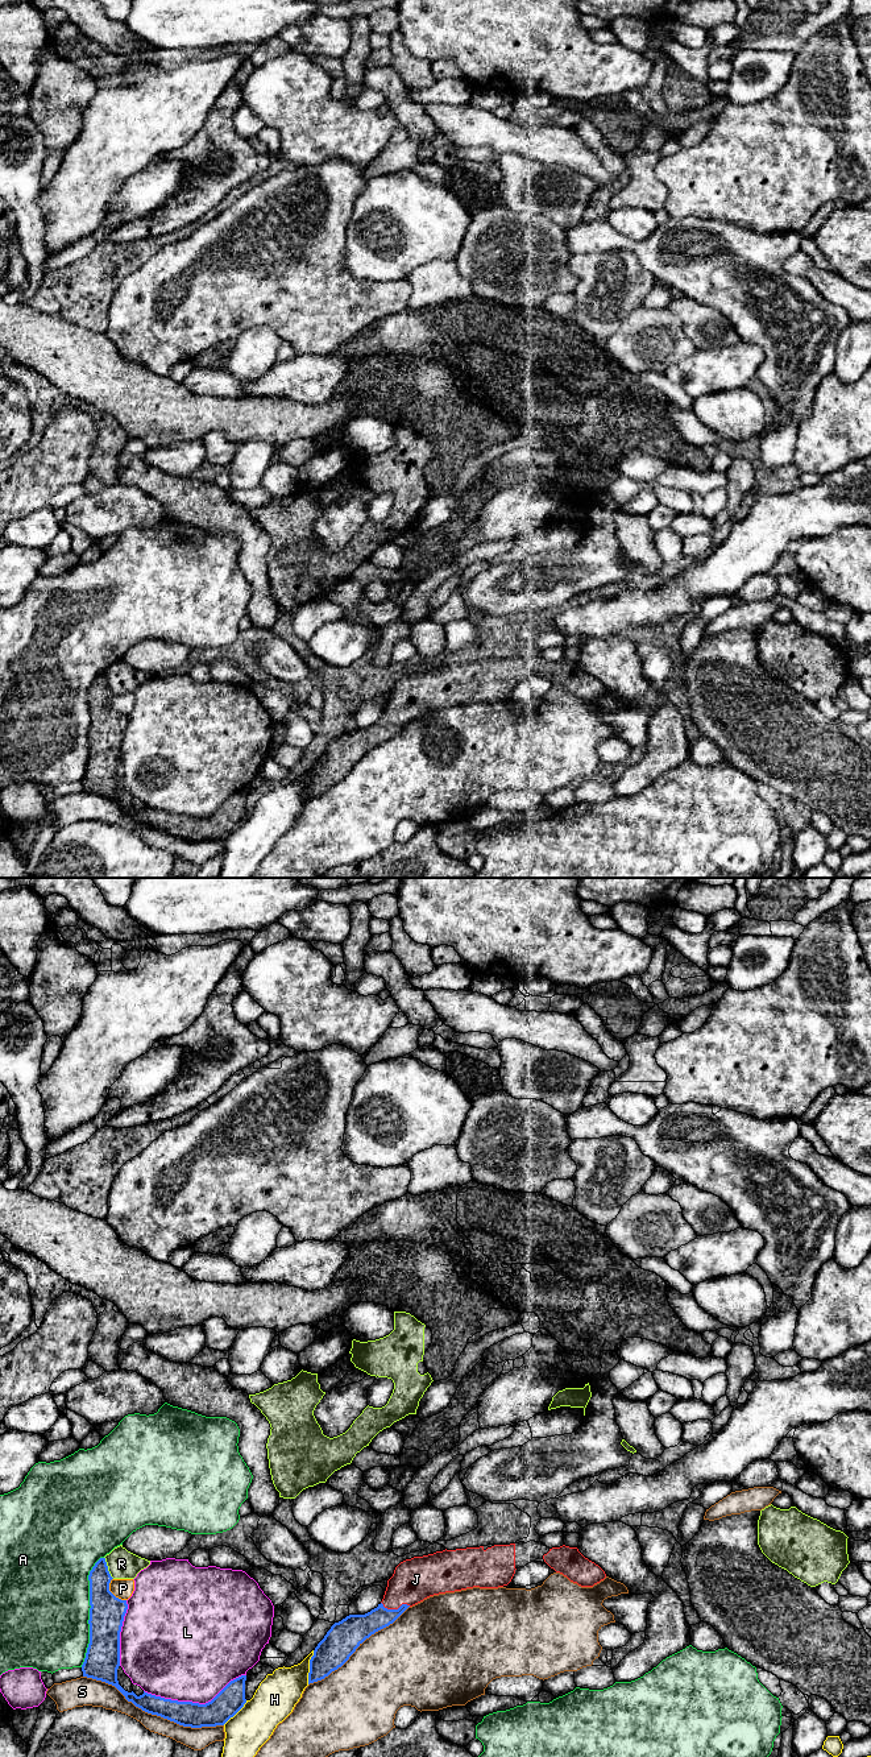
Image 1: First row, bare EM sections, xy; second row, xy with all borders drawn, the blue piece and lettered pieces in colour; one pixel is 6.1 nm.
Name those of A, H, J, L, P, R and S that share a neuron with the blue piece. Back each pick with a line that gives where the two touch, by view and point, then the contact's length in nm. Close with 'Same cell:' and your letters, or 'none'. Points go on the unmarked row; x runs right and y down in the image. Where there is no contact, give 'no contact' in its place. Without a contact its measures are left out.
J: contact xy (395, 724); length 190 nm
Same cell: J

